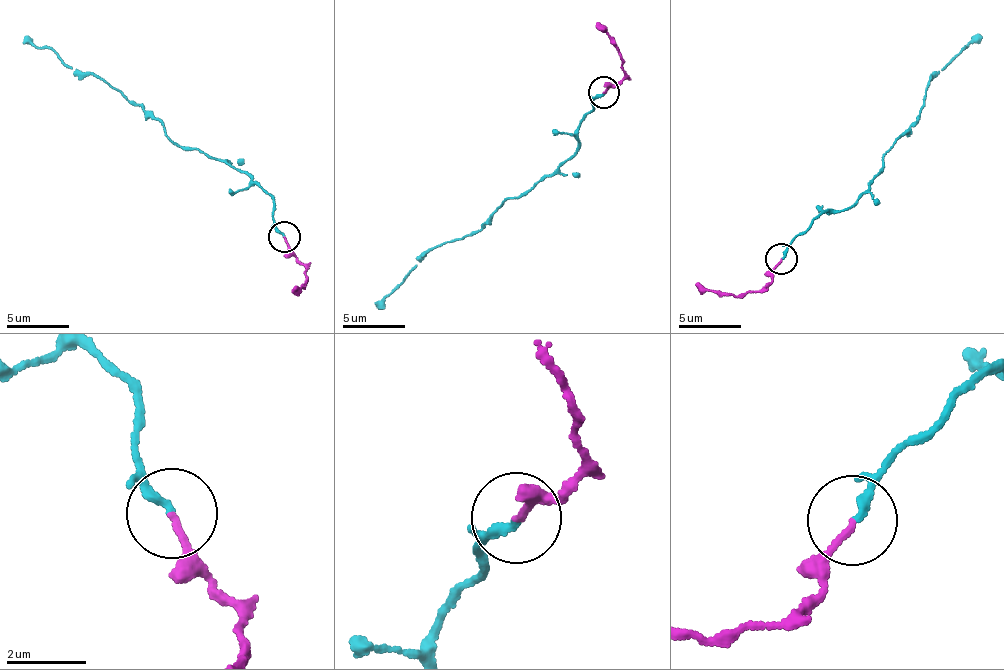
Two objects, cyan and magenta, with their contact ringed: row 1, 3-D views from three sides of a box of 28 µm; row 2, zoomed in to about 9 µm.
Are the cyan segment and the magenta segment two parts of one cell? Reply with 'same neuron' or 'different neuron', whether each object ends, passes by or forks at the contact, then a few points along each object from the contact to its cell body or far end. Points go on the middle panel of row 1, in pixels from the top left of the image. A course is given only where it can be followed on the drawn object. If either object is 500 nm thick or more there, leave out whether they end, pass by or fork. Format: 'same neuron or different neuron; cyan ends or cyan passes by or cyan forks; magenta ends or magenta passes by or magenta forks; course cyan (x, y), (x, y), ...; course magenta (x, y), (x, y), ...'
same neuron; cyan ends; magenta ends; course cyan (604, 92), (591, 102), (595, 108), (585, 116), (575, 153), (513, 196), (492, 219), (434, 247), (377, 309); course magenta (604, 92), (619, 85), (624, 72), (616, 39), (596, 21)

